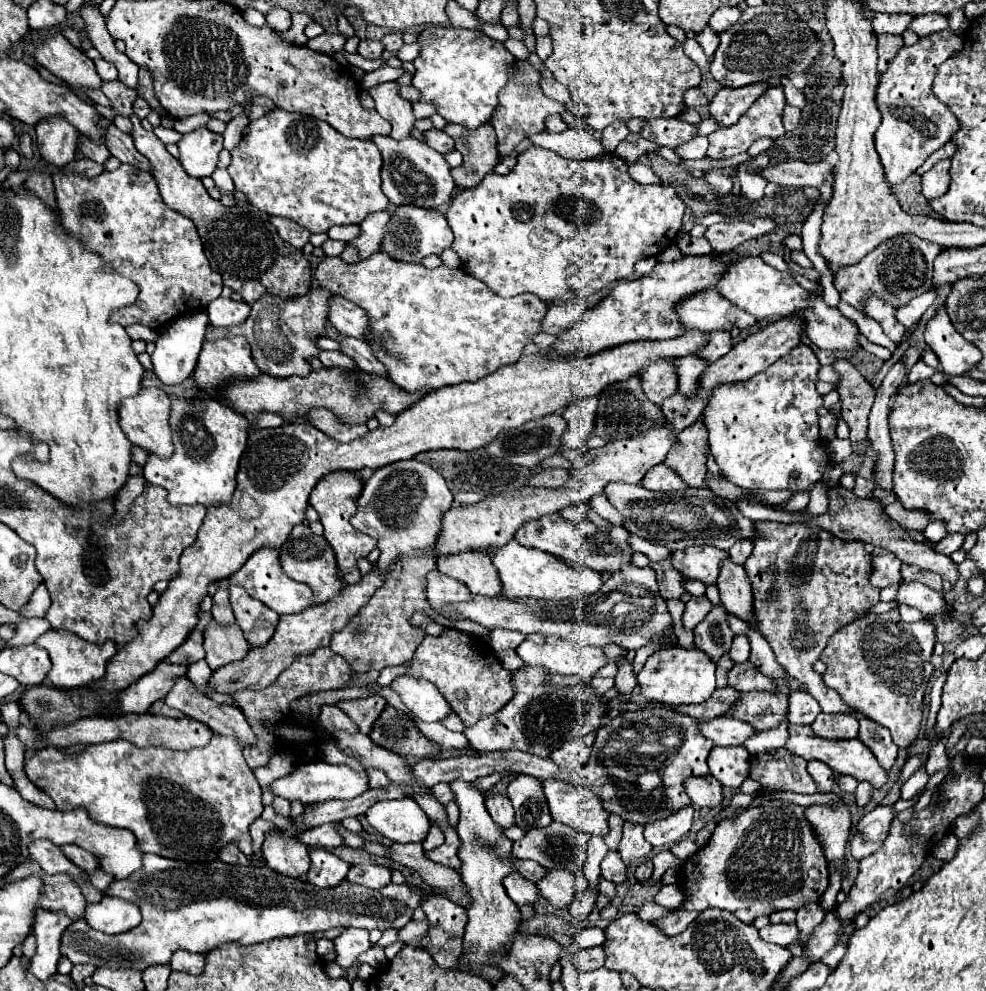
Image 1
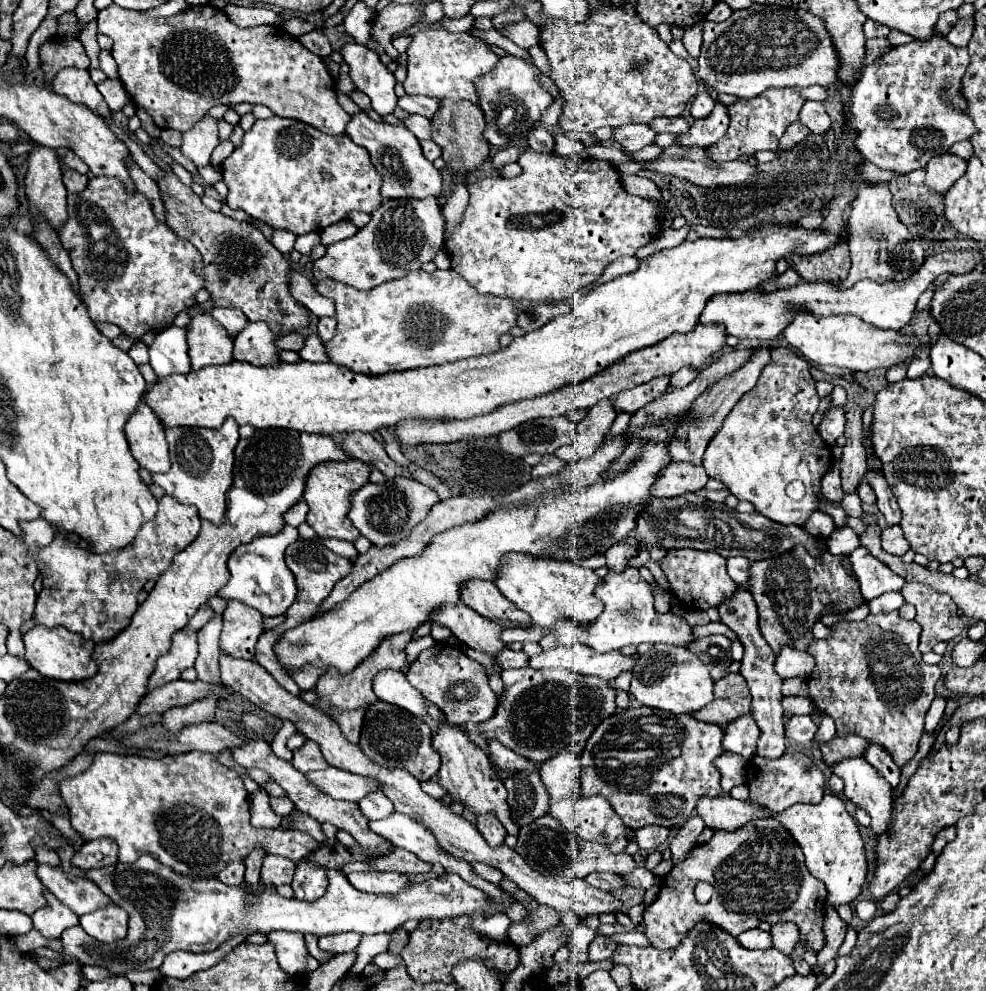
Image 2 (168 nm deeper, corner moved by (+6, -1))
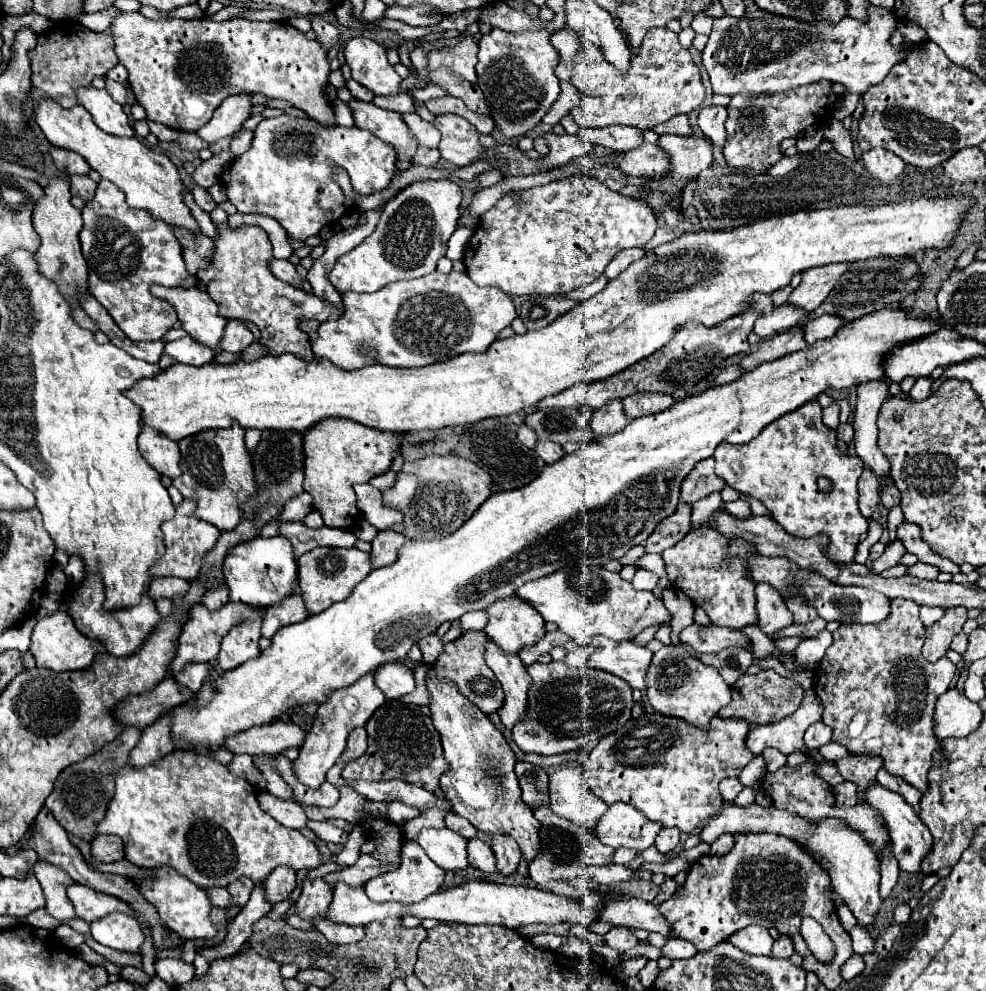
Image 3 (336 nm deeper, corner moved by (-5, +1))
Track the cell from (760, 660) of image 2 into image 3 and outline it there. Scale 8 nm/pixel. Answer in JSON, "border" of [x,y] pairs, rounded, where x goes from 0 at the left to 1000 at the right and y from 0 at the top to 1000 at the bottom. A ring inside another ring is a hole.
{"border":[[[775,756],[773,764],[775,764],[775,768],[777,768],[779,778],[787,778],[789,774],[797,772],[797,762],[795,762],[793,758],[789,758],[789,756]]]}

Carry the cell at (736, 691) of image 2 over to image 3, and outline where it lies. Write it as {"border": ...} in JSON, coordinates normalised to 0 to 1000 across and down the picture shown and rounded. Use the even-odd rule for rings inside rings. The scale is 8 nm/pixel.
{"border":[[[771,677],[769,681],[755,679],[755,683],[751,683],[742,691],[740,711],[732,713],[728,717],[728,721],[732,726],[755,726],[761,732],[785,730],[785,728],[791,728],[793,724],[805,719],[809,715],[809,711],[813,709],[813,703],[815,703],[815,695],[809,689],[805,689],[803,685],[789,681],[787,677]]]}

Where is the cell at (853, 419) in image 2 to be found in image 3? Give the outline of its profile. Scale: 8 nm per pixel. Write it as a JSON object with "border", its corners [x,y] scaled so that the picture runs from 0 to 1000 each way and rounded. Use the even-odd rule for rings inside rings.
{"border":[[[878,471],[870,483],[870,495],[872,495],[872,518],[876,522],[882,522],[892,508],[892,499],[890,499],[892,493],[890,493],[890,485],[886,485],[886,477],[882,477],[882,473]]]}

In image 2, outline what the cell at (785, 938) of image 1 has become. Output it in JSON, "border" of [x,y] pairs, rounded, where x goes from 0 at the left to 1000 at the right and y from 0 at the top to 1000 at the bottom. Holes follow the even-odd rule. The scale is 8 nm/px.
{"border":[[[760,937],[752,943],[745,946],[745,950],[756,956],[756,958],[782,958],[782,943],[778,939],[772,939],[772,937]]]}

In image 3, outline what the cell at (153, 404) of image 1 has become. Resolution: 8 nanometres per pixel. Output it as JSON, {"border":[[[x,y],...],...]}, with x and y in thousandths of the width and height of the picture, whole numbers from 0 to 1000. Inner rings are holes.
{"border":[[[146,429],[140,439],[140,453],[142,459],[162,477],[168,481],[181,481],[183,475],[183,453],[178,445],[166,441],[162,435]]]}

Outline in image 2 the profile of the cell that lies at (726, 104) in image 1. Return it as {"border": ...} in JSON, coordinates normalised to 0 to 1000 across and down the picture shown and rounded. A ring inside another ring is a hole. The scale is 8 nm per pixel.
{"border":[[[727,104],[719,118],[707,120],[701,126],[699,136],[695,134],[695,136],[689,136],[687,138],[687,146],[691,146],[691,148],[711,148],[711,150],[717,150],[717,148],[721,148],[723,144],[727,144],[735,136],[737,128],[739,128],[737,108]]]}

